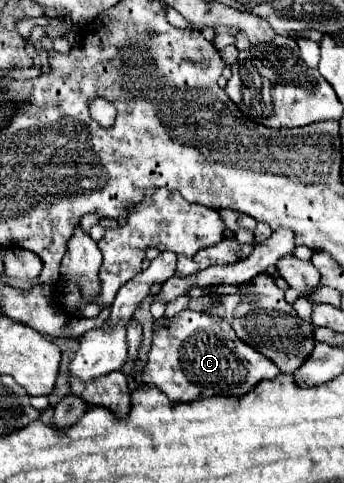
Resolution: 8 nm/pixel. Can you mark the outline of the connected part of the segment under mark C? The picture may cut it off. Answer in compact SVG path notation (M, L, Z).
M185 309L185 311L179 311L173 319L167 319L163 327L157 327L153 331L153 343L149 351L149 361L143 371L143 381L151 387L157 387L173 403L191 403L201 397L213 397L213 395L241 397L249 393L257 383L265 379L275 379L279 373L281 371L275 367L275 363L255 353L255 349L247 347L247 343L239 341L235 331L225 319L213 319L205 313Z

